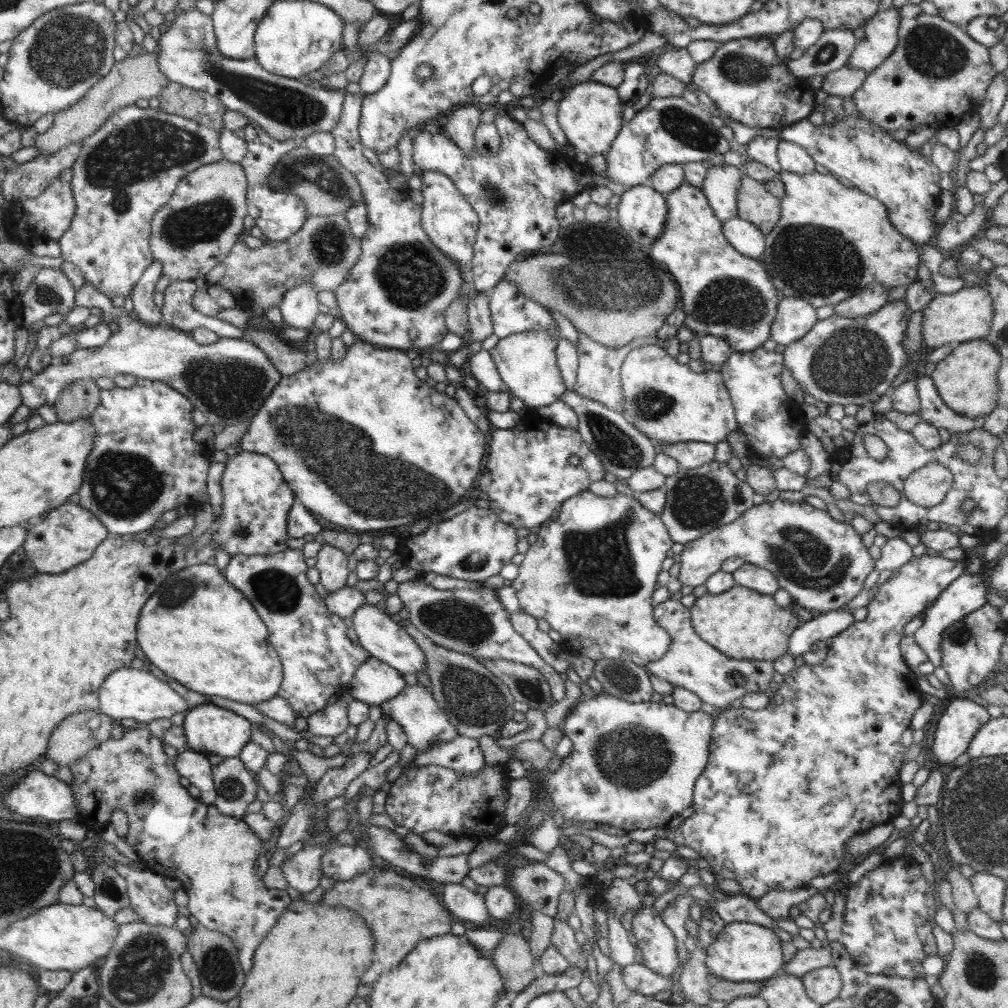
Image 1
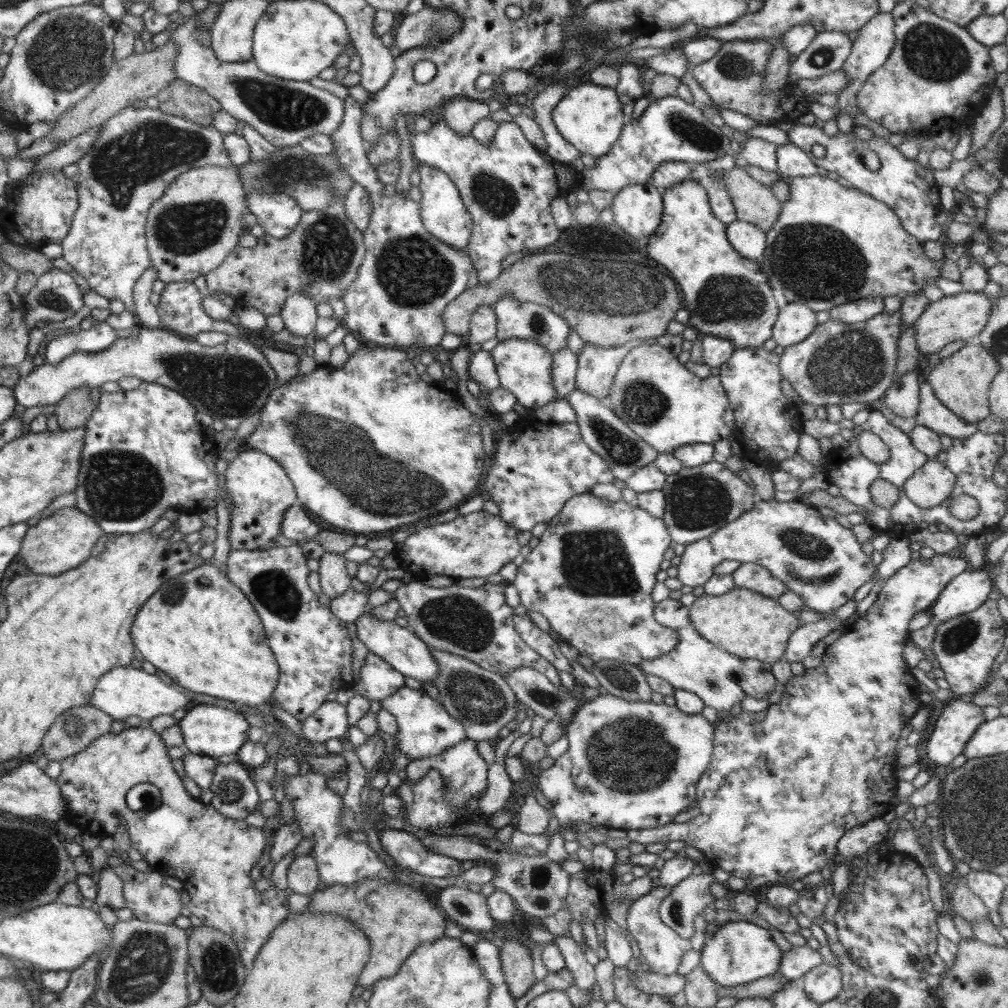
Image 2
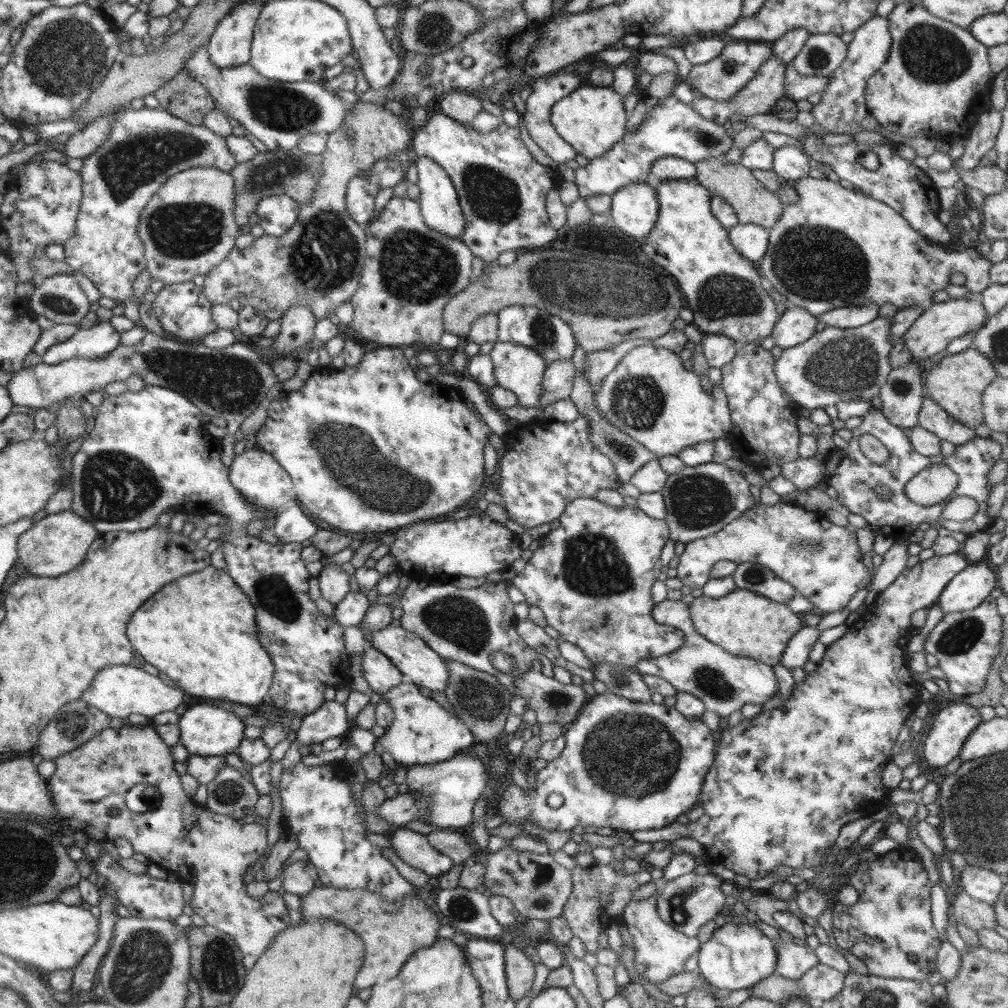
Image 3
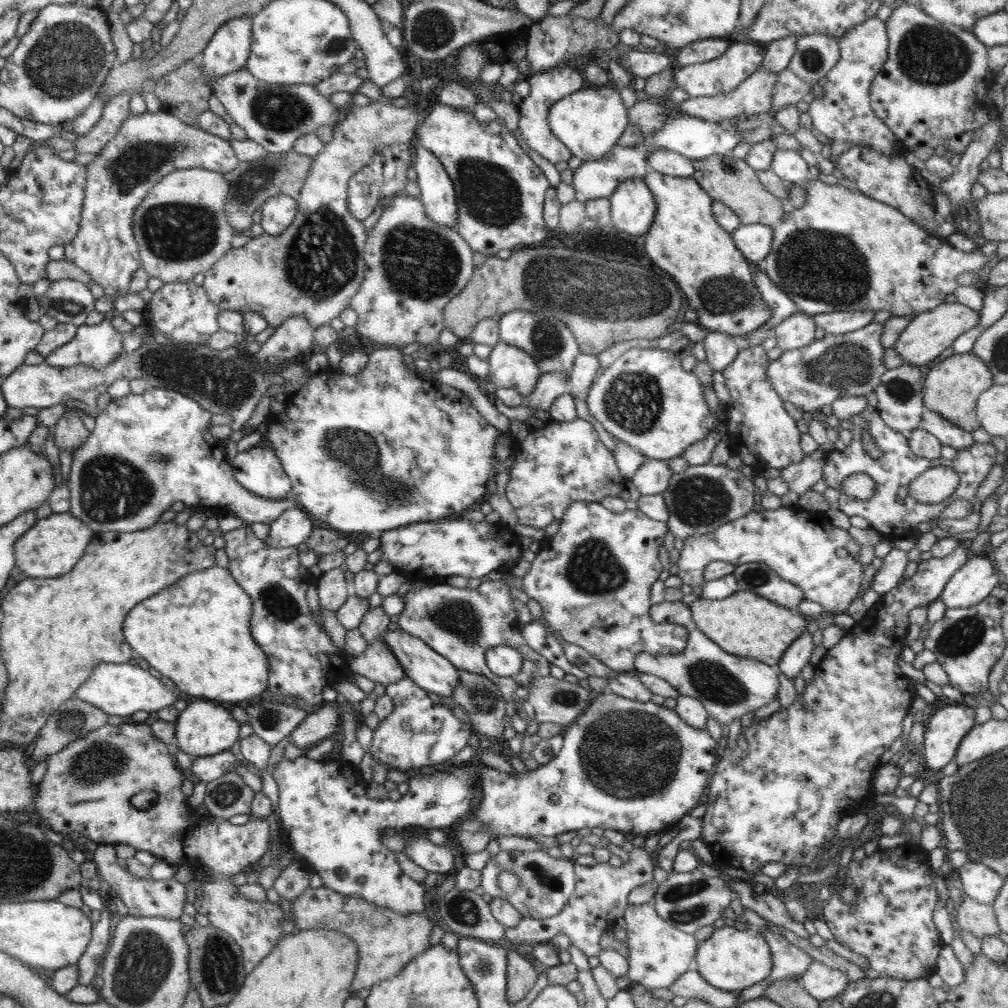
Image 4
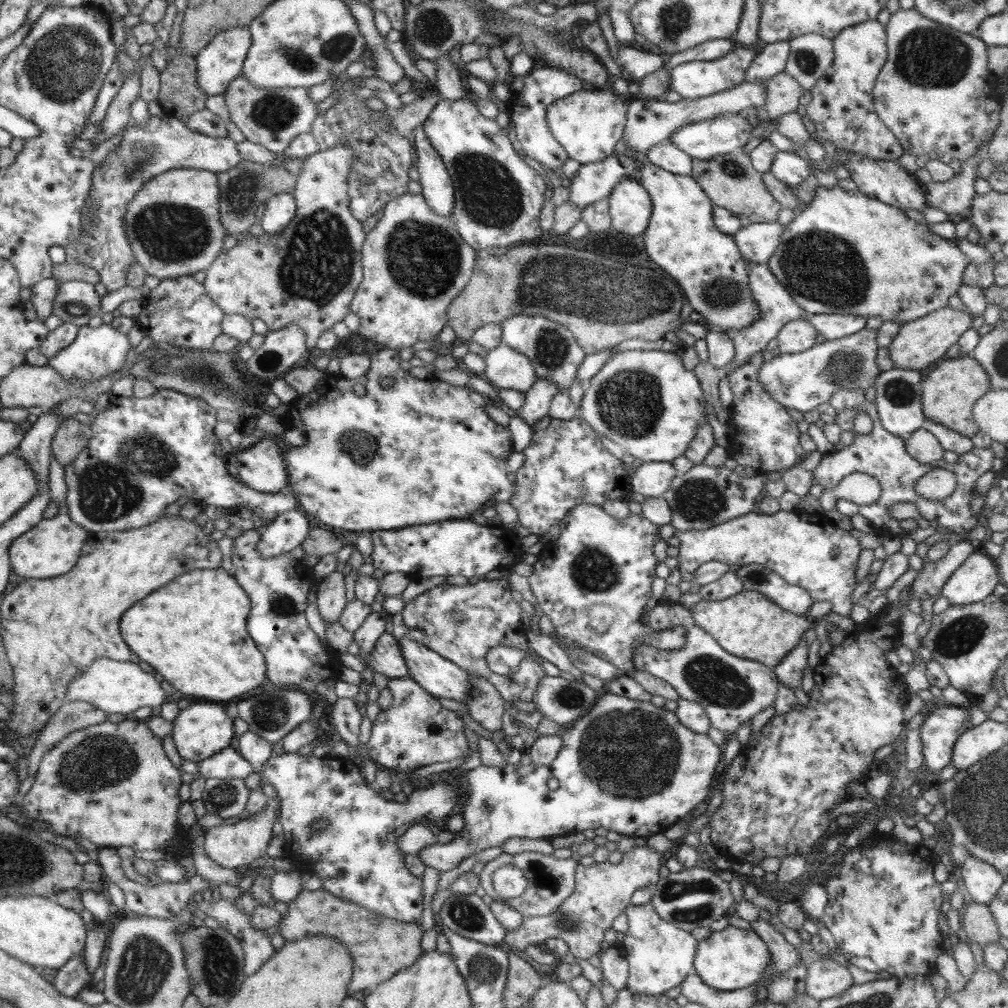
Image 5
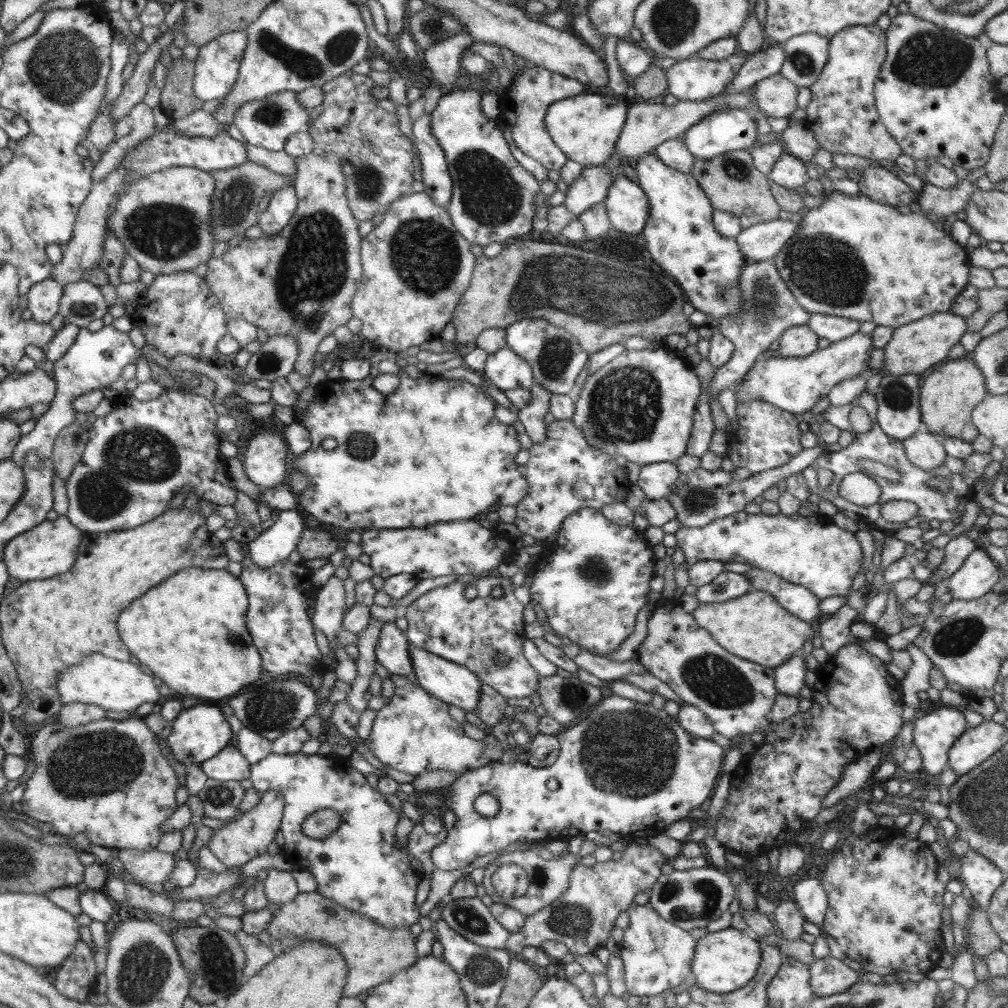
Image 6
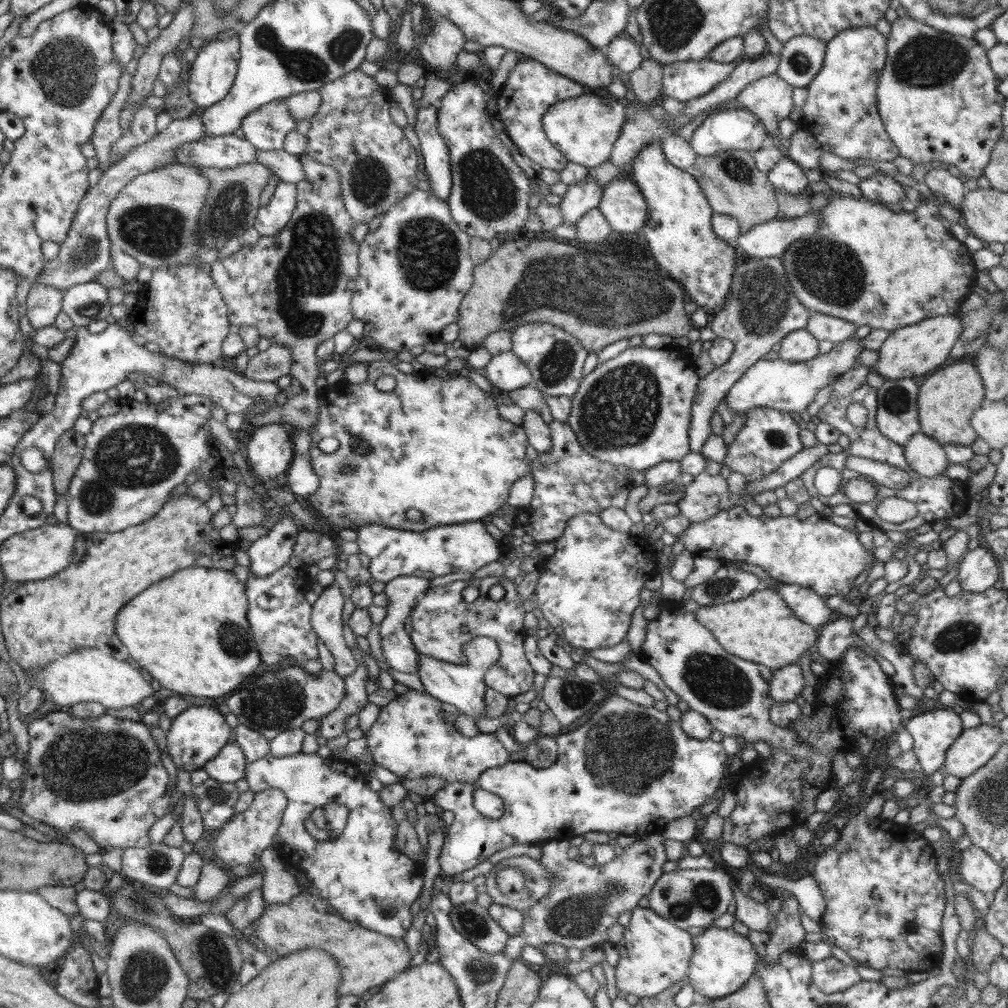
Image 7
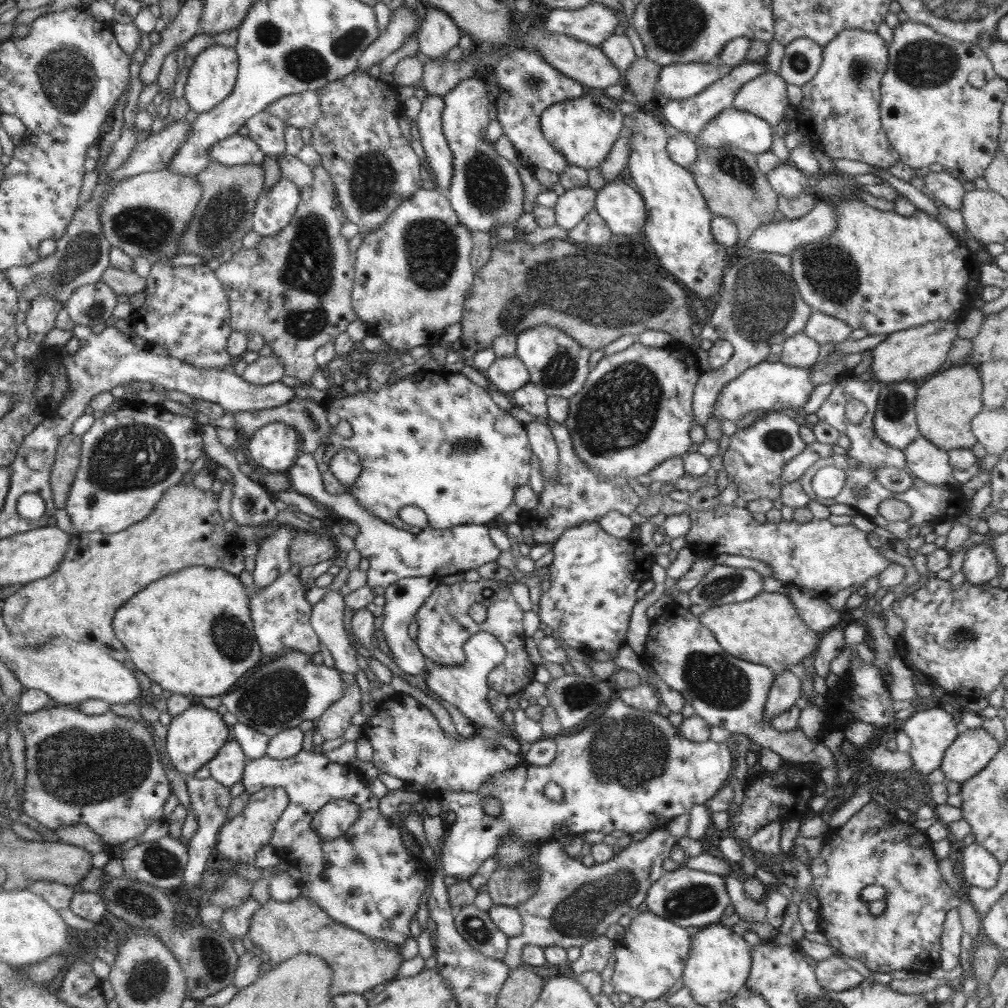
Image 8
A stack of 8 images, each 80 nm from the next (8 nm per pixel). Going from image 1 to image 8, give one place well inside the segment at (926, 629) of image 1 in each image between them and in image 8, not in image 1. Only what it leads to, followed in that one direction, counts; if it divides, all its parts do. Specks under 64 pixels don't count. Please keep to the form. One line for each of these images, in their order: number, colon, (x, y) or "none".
2: (966, 592)
3: (967, 589)
4: (968, 586)
5: (974, 580)
6: (978, 574)
7: (978, 571)
8: (980, 565)

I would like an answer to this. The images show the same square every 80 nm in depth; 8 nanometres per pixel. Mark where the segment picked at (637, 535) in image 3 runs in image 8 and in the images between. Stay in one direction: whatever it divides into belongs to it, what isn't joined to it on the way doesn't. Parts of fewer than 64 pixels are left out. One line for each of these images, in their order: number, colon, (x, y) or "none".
4: (593, 578)
5: (593, 583)
6: (592, 583)
7: (588, 591)
8: (588, 601)

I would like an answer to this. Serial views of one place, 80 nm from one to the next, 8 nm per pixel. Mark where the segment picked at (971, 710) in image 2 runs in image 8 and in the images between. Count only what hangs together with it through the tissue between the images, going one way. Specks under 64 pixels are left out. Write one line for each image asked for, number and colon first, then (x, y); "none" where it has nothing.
3: (952, 726)
4: (947, 727)
5: (939, 731)
6: (933, 734)
7: (934, 731)
8: (932, 731)

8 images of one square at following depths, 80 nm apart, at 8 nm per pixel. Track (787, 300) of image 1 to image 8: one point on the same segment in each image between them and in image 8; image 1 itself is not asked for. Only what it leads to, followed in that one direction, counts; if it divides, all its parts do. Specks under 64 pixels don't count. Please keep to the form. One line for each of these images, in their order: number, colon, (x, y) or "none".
2: (795, 321)
3: (795, 325)
4: (796, 331)
5: (795, 336)
6: (797, 341)
7: (799, 345)
8: (800, 350)

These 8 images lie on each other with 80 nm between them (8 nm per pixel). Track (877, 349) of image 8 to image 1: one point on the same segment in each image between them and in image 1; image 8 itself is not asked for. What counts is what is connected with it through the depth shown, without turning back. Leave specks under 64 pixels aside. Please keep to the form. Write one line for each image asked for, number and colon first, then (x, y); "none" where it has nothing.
1: (967, 314)
2: (961, 316)
3: (939, 323)
4: (928, 334)
5: (920, 342)
6: (914, 347)
7: (909, 351)

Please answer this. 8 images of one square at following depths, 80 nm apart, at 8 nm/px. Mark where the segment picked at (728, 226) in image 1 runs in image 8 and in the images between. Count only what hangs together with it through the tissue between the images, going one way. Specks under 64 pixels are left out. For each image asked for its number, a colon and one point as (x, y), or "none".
2: (748, 239)
3: (750, 240)
4: (754, 241)
5: (757, 242)
6: (763, 241)
7: (769, 239)
8: (782, 237)

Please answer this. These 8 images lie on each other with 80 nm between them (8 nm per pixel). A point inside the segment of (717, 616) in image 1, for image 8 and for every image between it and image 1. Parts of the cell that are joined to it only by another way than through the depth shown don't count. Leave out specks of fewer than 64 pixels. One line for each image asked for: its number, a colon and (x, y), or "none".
2: (747, 624)
3: (746, 624)
4: (745, 624)
5: (749, 625)
6: (754, 626)
7: (760, 628)
8: (767, 630)

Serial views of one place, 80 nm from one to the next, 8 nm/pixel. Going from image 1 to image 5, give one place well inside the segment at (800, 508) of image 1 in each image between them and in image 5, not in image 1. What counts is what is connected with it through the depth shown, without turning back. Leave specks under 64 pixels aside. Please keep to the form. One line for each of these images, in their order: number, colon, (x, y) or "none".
2: (815, 557)
3: (822, 561)
4: (803, 547)
5: (809, 551)

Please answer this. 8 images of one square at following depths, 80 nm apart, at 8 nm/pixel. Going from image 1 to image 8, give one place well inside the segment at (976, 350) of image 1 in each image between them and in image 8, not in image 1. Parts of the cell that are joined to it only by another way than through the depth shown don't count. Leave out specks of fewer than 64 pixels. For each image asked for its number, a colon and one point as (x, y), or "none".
2: (961, 382)
3: (957, 383)
4: (952, 387)
5: (950, 390)
6: (948, 395)
7: (947, 399)
8: (945, 404)

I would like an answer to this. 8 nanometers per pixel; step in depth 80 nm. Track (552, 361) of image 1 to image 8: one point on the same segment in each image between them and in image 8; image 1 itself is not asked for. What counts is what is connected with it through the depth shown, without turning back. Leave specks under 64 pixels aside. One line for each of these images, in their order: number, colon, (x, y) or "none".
2: (524, 367)
3: (518, 368)
4: (510, 367)
5: (507, 368)
6: (504, 368)
7: (505, 371)
8: (507, 374)

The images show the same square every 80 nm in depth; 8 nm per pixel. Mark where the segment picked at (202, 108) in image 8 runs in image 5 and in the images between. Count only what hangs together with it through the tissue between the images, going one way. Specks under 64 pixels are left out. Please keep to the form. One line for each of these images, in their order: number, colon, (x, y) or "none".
5: (220, 63)
6: (216, 69)
7: (213, 73)

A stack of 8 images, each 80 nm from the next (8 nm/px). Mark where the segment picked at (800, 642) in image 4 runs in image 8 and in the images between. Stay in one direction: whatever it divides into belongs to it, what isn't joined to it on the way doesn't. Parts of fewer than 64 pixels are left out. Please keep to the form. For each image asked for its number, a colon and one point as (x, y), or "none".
5: (789, 671)
6: (789, 677)
7: (787, 683)
8: (784, 692)

